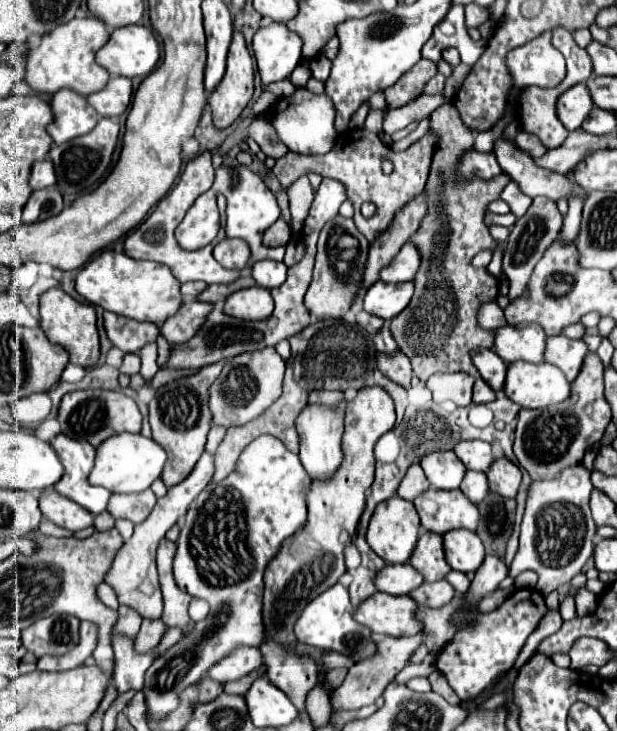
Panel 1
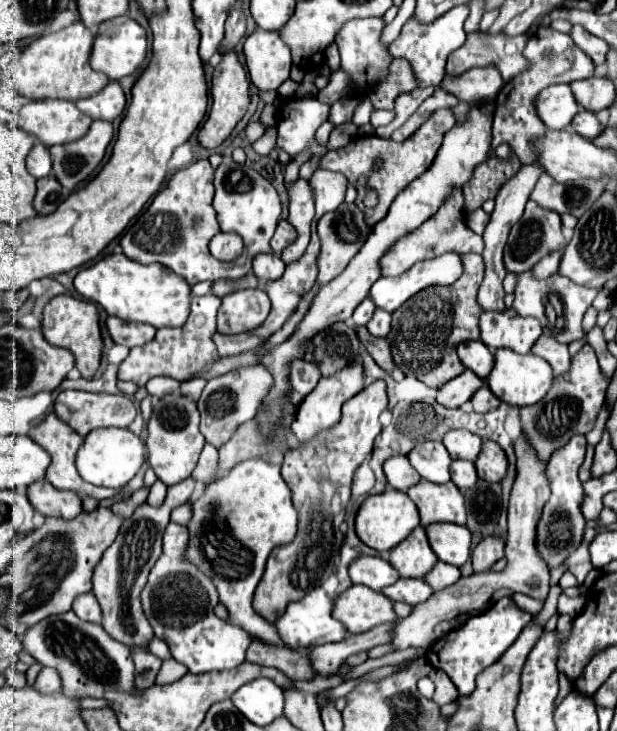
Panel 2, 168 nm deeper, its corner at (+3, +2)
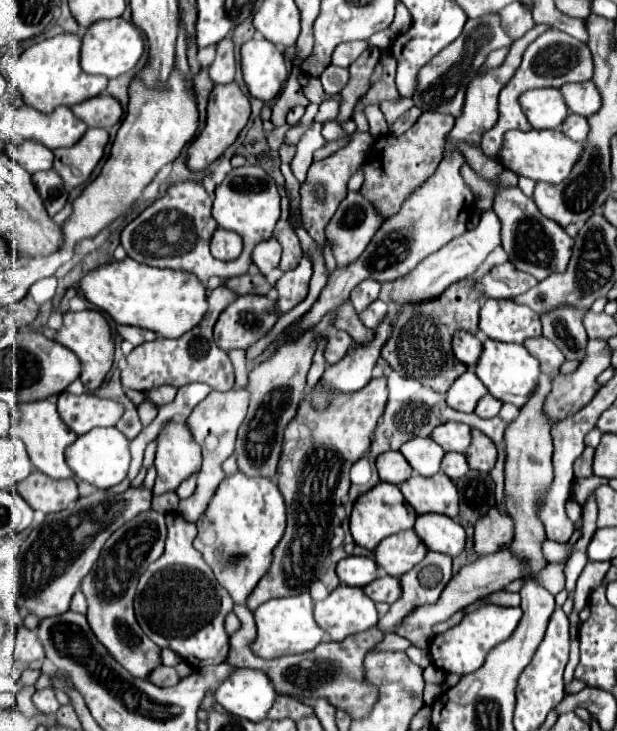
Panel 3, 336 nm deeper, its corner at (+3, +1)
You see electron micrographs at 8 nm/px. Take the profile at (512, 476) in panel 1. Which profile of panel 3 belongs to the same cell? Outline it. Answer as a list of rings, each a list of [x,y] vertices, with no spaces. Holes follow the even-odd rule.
[[[472,430],[472,444],[466,450],[466,460],[470,468],[478,472],[490,472],[496,464],[496,458],[498,452],[492,440],[488,440],[488,436],[484,436],[480,430]]]

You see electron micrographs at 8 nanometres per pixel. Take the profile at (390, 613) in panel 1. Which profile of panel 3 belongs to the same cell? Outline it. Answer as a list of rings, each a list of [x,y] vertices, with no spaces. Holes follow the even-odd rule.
[[[340,584],[322,602],[316,602],[314,616],[328,636],[336,642],[350,634],[374,628],[378,622],[376,604],[364,594],[362,588]]]

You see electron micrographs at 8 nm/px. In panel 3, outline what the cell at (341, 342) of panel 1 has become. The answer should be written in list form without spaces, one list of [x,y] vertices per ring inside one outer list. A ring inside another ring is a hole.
[[[332,330],[330,336],[328,336],[328,342],[326,342],[326,348],[324,348],[324,358],[328,364],[336,364],[338,360],[342,360],[346,356],[346,352],[350,350],[352,346],[352,338],[342,332],[342,330]]]

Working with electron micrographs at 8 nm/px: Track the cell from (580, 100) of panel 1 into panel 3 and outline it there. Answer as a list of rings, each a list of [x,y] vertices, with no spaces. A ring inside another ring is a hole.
[[[558,88],[528,90],[520,96],[520,106],[532,128],[538,130],[560,128],[560,124],[568,116],[568,106],[564,104]]]

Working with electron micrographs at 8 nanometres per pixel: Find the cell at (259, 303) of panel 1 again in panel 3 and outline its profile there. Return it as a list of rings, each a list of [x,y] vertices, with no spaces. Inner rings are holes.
[[[258,294],[238,296],[220,314],[214,326],[214,340],[222,350],[246,350],[276,324],[278,316],[280,314],[270,298]]]

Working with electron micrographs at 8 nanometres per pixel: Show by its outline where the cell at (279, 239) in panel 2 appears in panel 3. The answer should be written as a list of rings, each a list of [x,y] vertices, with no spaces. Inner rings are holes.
[[[286,224],[280,232],[276,232],[276,240],[282,246],[282,260],[280,260],[280,270],[292,270],[302,258],[302,246],[300,240],[292,228],[292,224]]]

